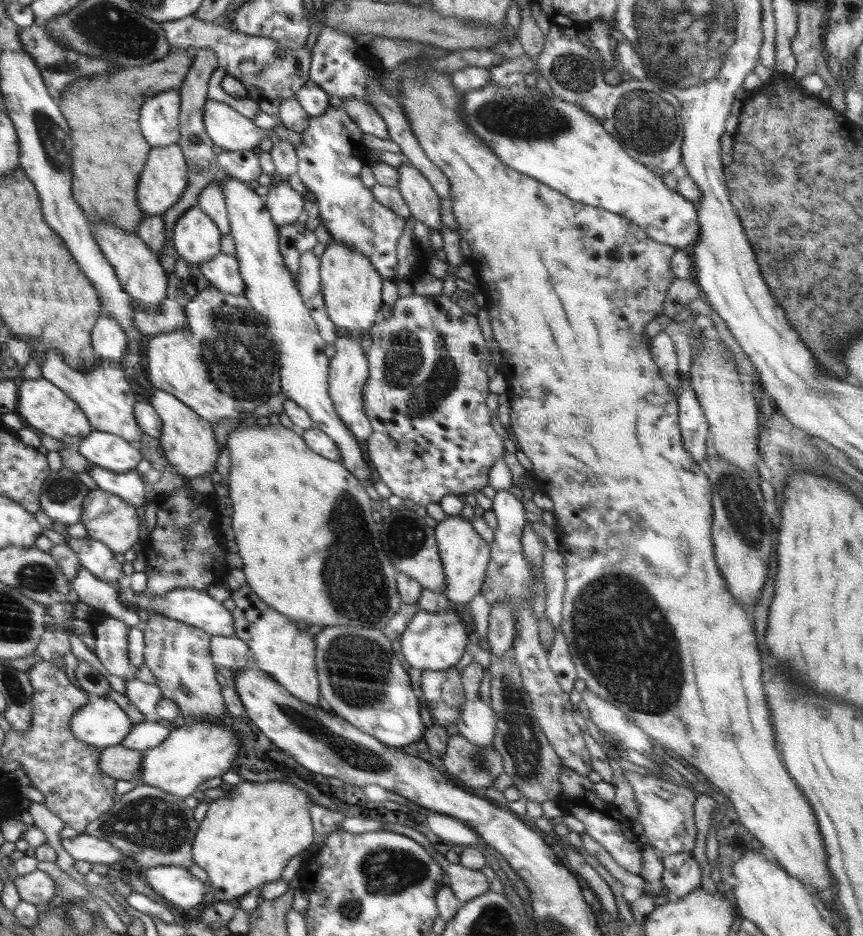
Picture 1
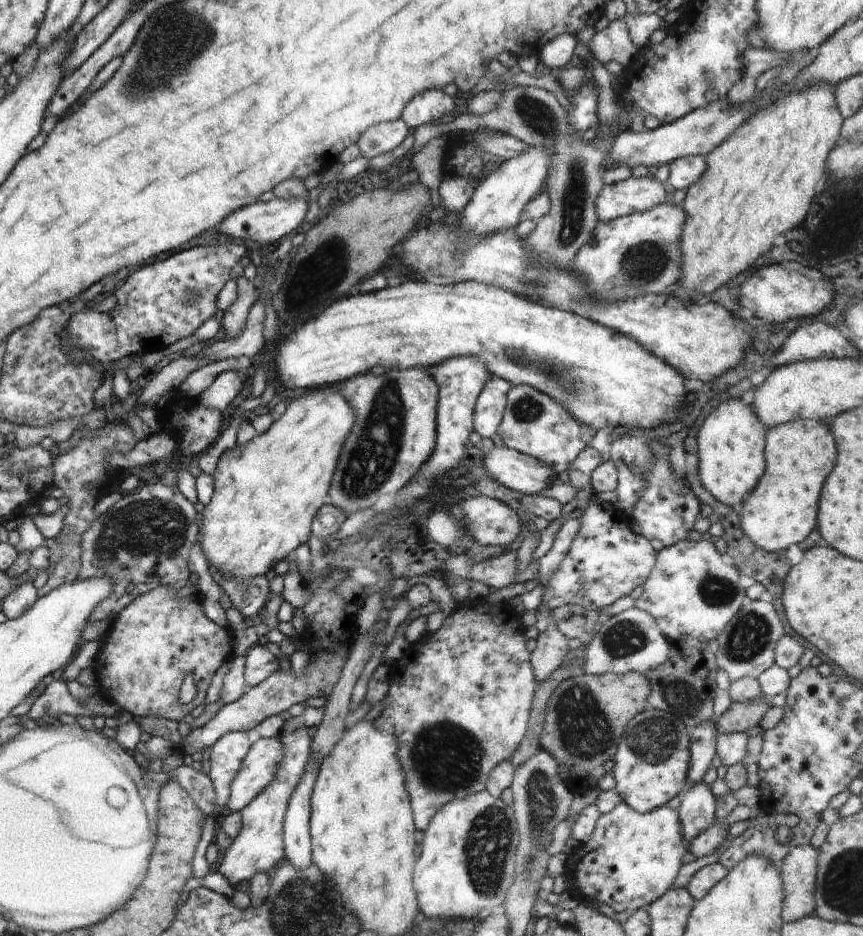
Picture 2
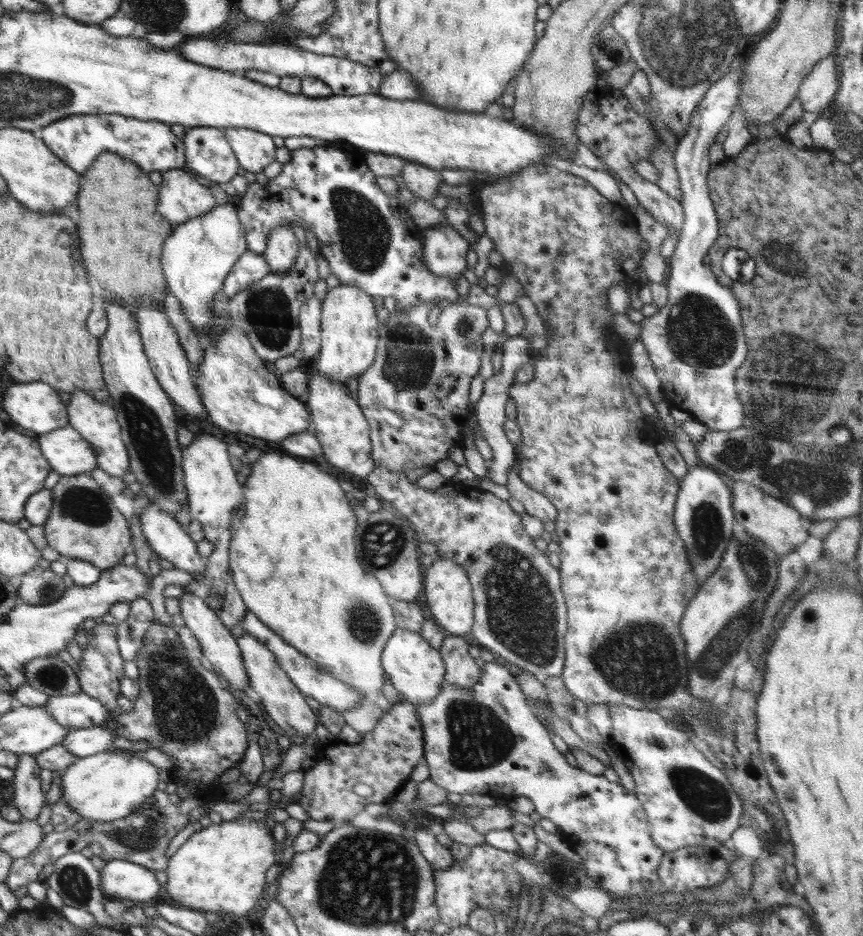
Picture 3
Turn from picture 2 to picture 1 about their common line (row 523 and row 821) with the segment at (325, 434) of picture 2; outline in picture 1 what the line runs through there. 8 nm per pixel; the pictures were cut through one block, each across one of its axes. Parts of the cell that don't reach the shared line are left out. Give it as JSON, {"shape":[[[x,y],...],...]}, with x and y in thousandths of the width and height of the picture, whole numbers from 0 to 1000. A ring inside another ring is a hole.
{"shape":[[[280,834],[269,839],[264,851],[242,856],[241,866],[231,880],[222,904],[222,918],[239,929],[240,946],[248,957],[260,964],[275,964],[290,951],[307,942],[321,941],[336,919],[344,917],[363,901],[364,885],[358,862],[362,855],[350,843],[336,835],[290,835]]]}

